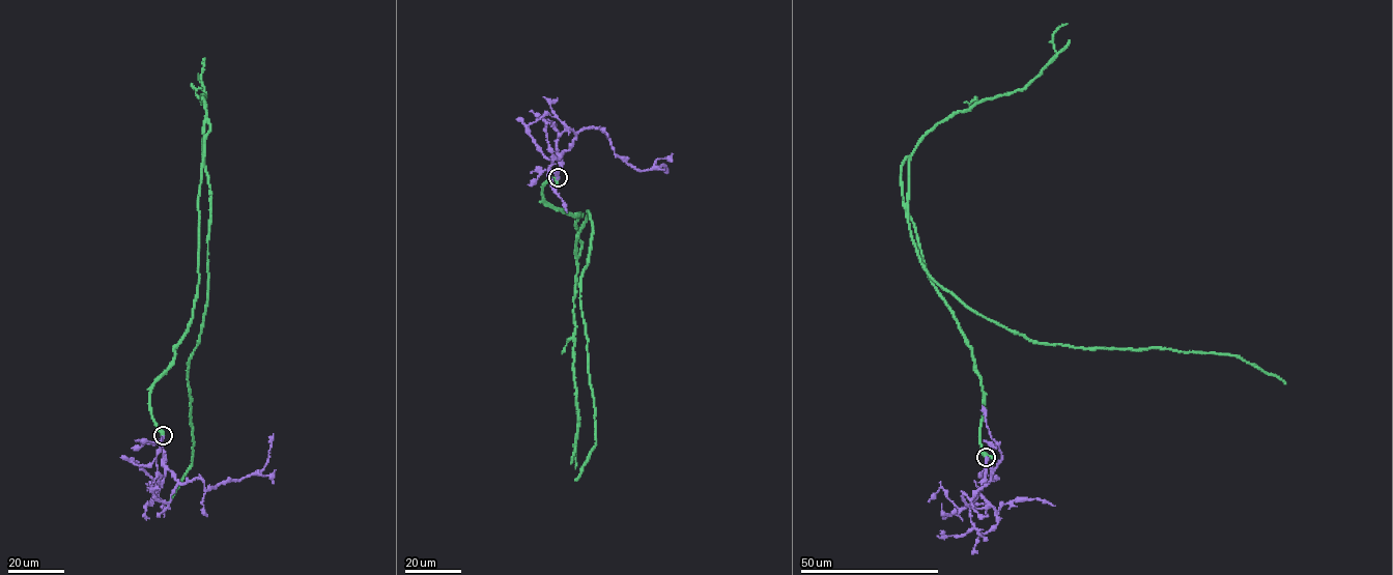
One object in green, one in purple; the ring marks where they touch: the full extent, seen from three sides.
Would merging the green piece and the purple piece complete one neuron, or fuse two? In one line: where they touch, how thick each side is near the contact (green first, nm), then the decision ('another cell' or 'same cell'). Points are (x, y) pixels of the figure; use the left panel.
place (163, 435); calibres 650 and 650 nm; another cell

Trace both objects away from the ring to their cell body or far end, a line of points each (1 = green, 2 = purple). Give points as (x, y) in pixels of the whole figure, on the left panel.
1: (163, 435), (149, 392), (173, 361), (197, 293), (206, 119), (206, 302), (187, 373), (192, 463), (167, 505)
2: (163, 435), (163, 464), (181, 484), (200, 478), (205, 490), (260, 471), (268, 457), (273, 434)

